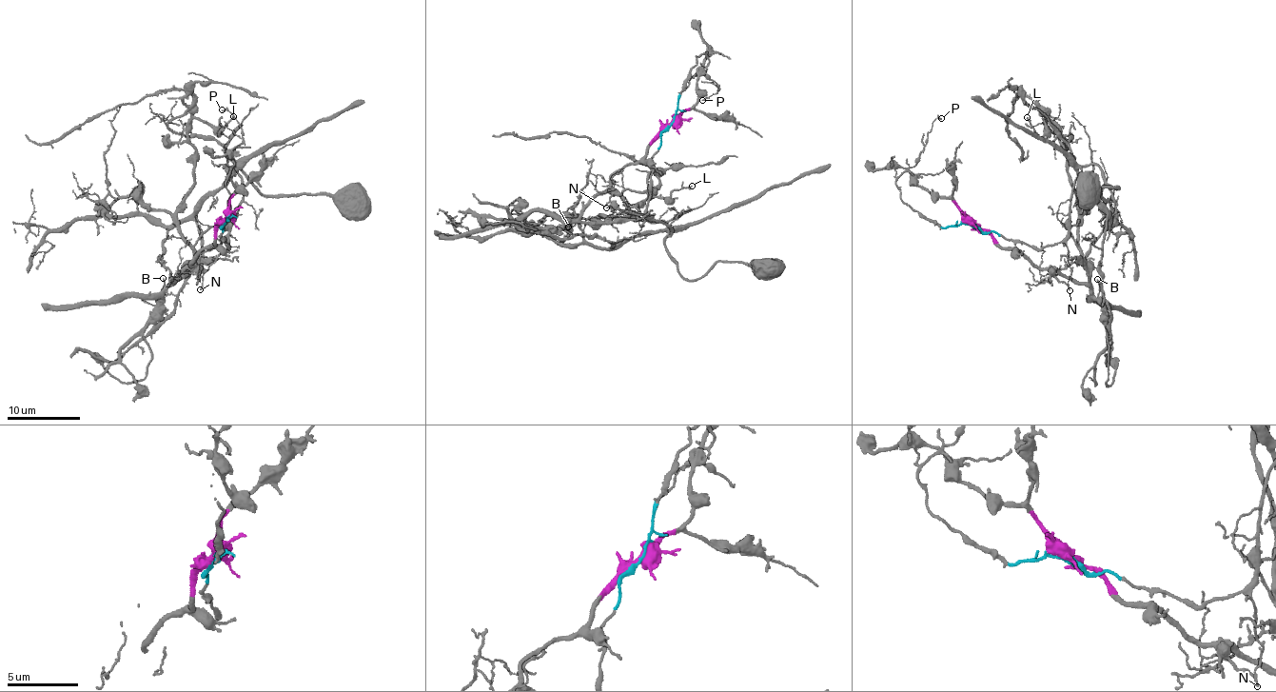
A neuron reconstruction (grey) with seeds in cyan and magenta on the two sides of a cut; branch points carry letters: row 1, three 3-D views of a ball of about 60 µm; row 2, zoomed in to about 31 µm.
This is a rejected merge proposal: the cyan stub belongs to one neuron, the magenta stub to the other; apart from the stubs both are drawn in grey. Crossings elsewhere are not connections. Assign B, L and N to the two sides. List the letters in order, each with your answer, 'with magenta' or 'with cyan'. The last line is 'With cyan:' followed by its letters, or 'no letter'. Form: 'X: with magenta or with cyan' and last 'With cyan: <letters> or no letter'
B: with magenta
L: with magenta
N: with cyan
With cyan: N

